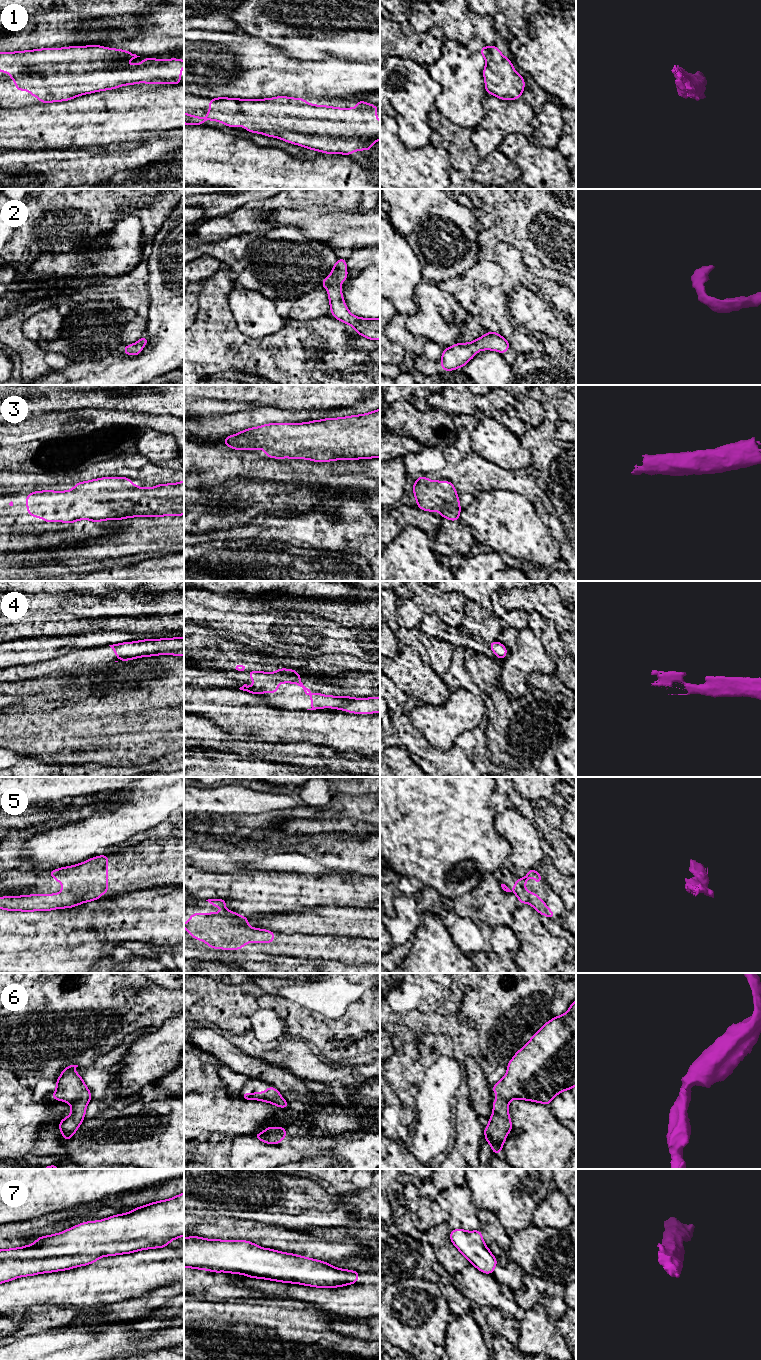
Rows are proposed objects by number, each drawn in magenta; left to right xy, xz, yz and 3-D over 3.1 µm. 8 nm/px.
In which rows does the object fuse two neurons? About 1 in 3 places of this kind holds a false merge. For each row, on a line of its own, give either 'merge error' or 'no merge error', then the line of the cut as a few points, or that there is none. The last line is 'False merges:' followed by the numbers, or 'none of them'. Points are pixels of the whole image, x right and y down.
1: no merge error; no cut
2: no merge error; no cut
3: no merge error; no cut
4: no merge error; no cut
5: no merge error; no cut
6: no merge error; no cut
7: no merge error; no cut
False merges: none of them

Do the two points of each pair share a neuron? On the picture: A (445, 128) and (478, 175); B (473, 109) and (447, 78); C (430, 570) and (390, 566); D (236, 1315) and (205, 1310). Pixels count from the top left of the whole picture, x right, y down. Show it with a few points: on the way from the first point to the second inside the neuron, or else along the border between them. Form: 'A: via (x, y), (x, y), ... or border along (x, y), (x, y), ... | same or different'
A: via (454, 140), (460, 146), (464, 157), (469, 163) | same
B: via (465, 102), (462, 99), (462, 93), (455, 86) | same
C: via (420, 570), (400, 570) | same
D: via (228, 1313), (213, 1313) | same

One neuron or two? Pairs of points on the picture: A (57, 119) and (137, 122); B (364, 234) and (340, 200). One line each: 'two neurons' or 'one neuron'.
A: one neuron
B: two neurons

